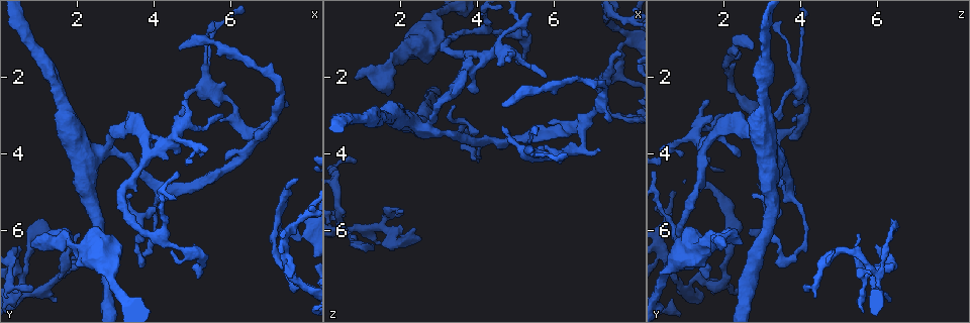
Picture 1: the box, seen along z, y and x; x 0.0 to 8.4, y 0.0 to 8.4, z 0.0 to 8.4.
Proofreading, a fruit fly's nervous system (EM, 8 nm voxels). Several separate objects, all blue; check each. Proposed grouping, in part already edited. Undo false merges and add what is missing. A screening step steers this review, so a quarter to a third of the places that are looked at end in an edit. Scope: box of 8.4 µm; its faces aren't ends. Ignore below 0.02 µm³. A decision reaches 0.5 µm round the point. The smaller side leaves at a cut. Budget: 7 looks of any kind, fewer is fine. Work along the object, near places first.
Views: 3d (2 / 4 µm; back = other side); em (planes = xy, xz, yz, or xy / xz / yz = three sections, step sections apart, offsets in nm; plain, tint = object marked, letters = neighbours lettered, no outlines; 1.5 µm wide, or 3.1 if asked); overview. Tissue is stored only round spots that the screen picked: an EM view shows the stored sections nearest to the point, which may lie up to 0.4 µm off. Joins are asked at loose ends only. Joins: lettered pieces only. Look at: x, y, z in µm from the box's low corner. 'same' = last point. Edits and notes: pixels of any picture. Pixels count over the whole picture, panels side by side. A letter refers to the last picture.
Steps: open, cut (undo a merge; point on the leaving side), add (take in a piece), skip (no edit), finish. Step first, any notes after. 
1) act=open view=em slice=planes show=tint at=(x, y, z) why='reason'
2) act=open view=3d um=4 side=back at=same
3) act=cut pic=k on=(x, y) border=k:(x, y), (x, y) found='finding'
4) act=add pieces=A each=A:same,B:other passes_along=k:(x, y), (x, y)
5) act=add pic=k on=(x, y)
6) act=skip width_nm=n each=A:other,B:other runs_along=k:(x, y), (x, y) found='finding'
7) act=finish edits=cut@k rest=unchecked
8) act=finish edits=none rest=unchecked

act=open view=3d um=2 at=(7.65, 7.45, 1.85) why='three arms meet'

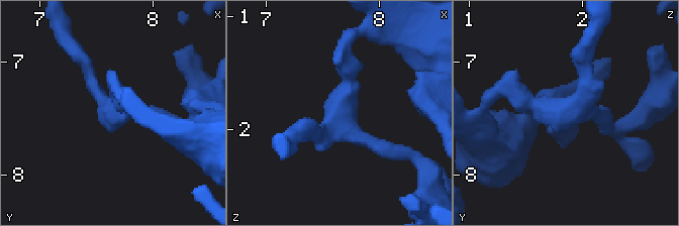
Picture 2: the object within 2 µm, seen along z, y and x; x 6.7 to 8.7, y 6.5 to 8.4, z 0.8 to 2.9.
act=open view=em slice=yz step=4 show=tint at=(7.66, 7.42, 1.86) why='need the tissue'

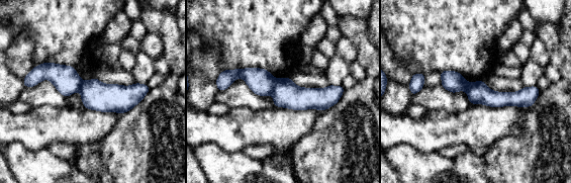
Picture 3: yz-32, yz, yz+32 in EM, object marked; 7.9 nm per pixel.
act=open view=em slice=planes show=letters at=same

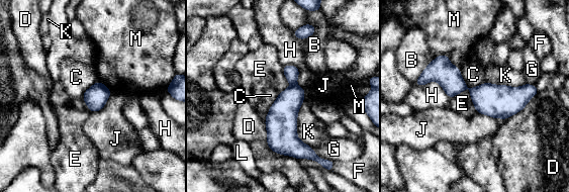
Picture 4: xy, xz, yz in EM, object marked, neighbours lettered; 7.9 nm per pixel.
act=cut pic=4 on=(291, 73) width_nm=260 each=B:other,C:other,D:other,E:other,F:other,G:other,H:other,J:other,K:other,L:other,M:other border=4:(295, 84), (291, 86) found='two neurons meet here'

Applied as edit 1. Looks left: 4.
act=open view=em slice=planes show=letters at=(7.75, 4.65, 1.45) why='an open end'

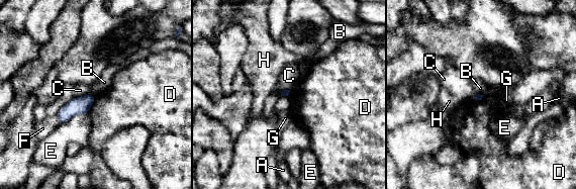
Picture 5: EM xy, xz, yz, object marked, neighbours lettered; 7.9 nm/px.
act=skip each=A:other,B:other,C:other,D:other,E:other,F:other,G:other,H:other border=5:(96, 95), (87, 112) found='no lettered piece goes on from it'

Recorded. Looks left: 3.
act=open view=em slice=xy step=4 show=tint at=(1.60, 6.30, 2.40) why='branch stops here'

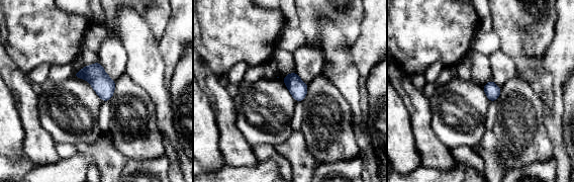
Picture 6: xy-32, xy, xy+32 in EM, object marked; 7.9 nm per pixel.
act=open view=em slice=xy step=4 show=letters at=same

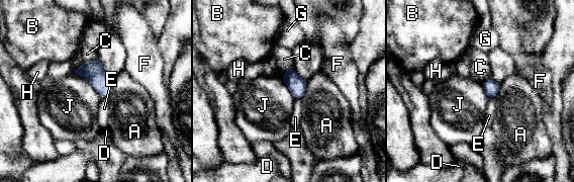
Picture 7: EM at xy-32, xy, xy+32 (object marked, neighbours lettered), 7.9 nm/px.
act=skip longest_contact=J:320nm each=A:other,B:other,C:other,D:other,E:other,F:other,G:other,H:other,J:other border=7:(71, 73), (83, 75), (101, 97) found='no lettered piece goes on from it'

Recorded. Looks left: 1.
act=finish edits=cut@4 rest=unchecked

